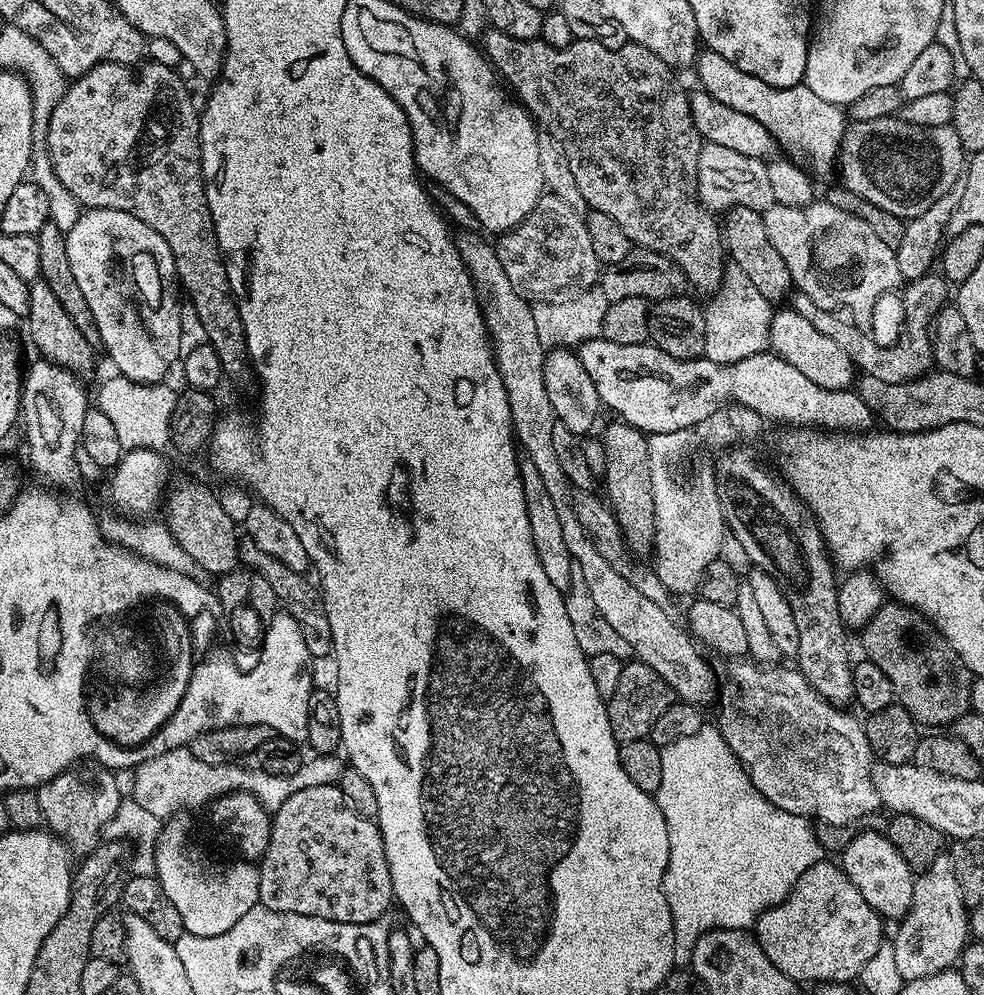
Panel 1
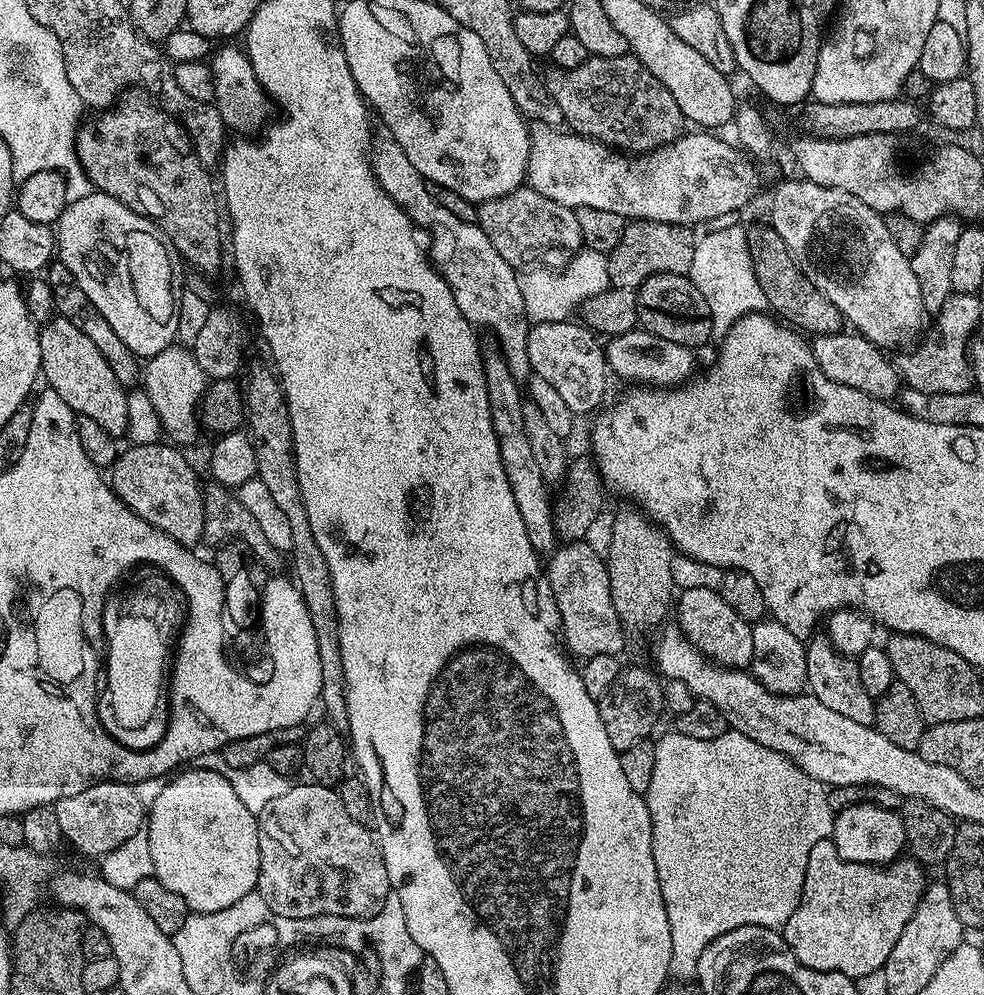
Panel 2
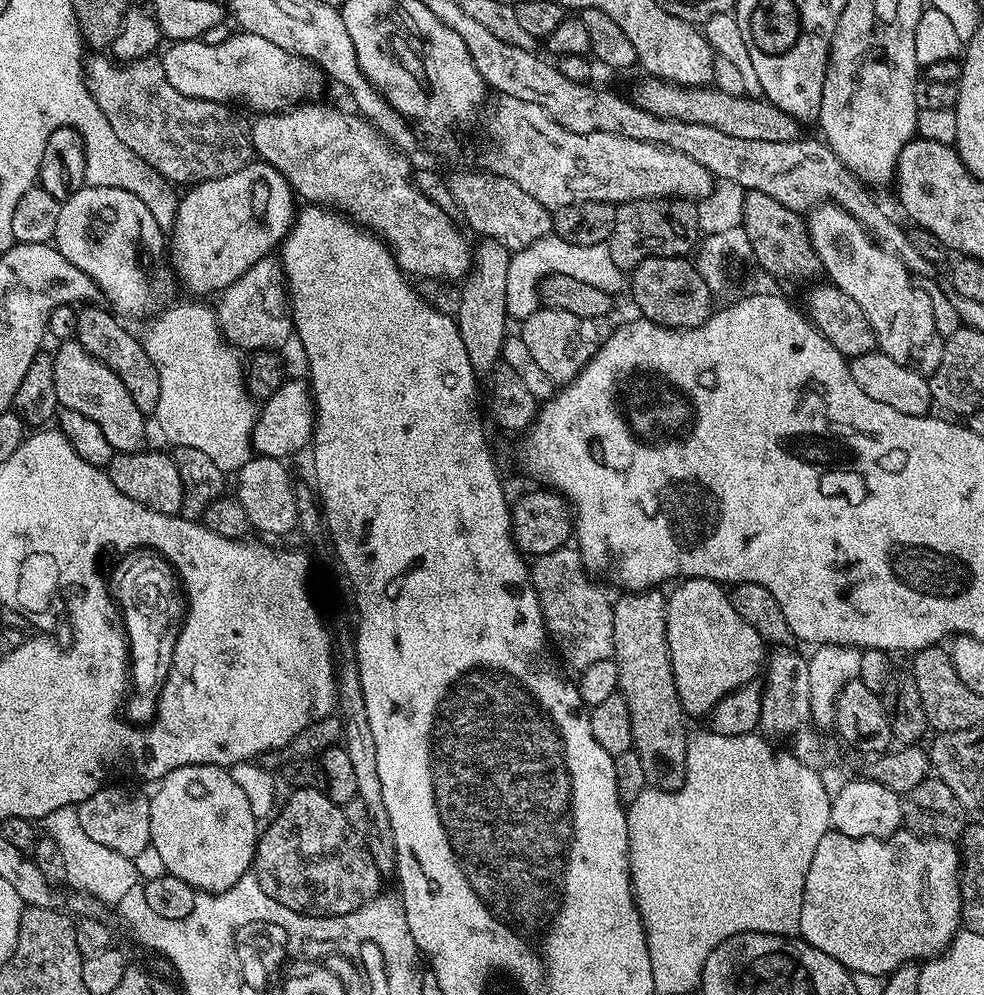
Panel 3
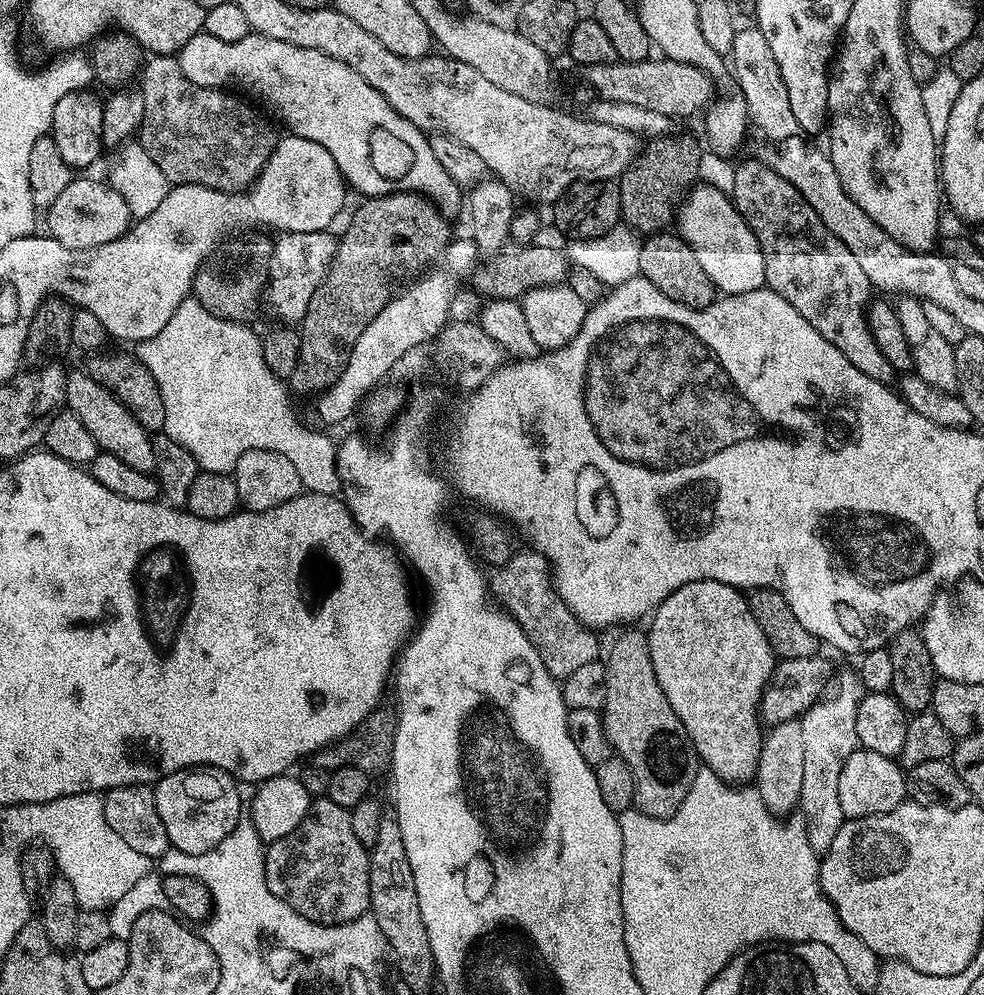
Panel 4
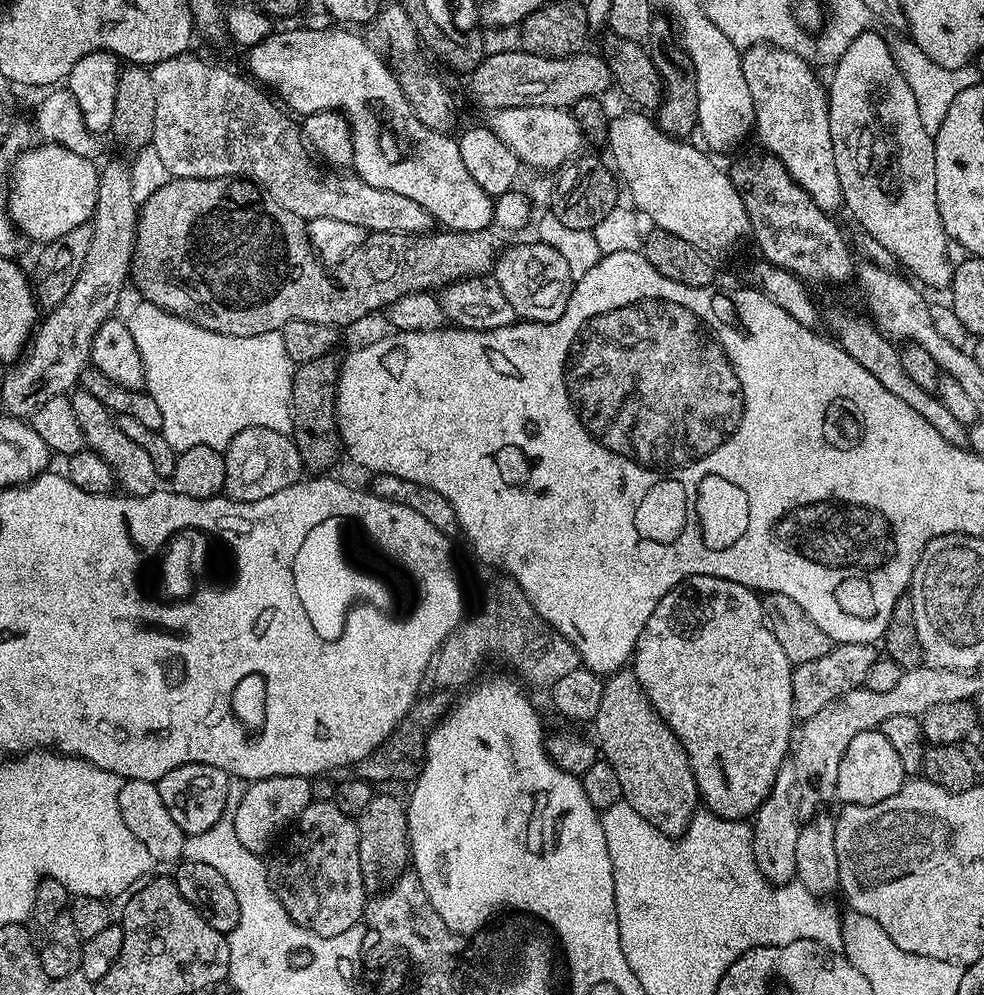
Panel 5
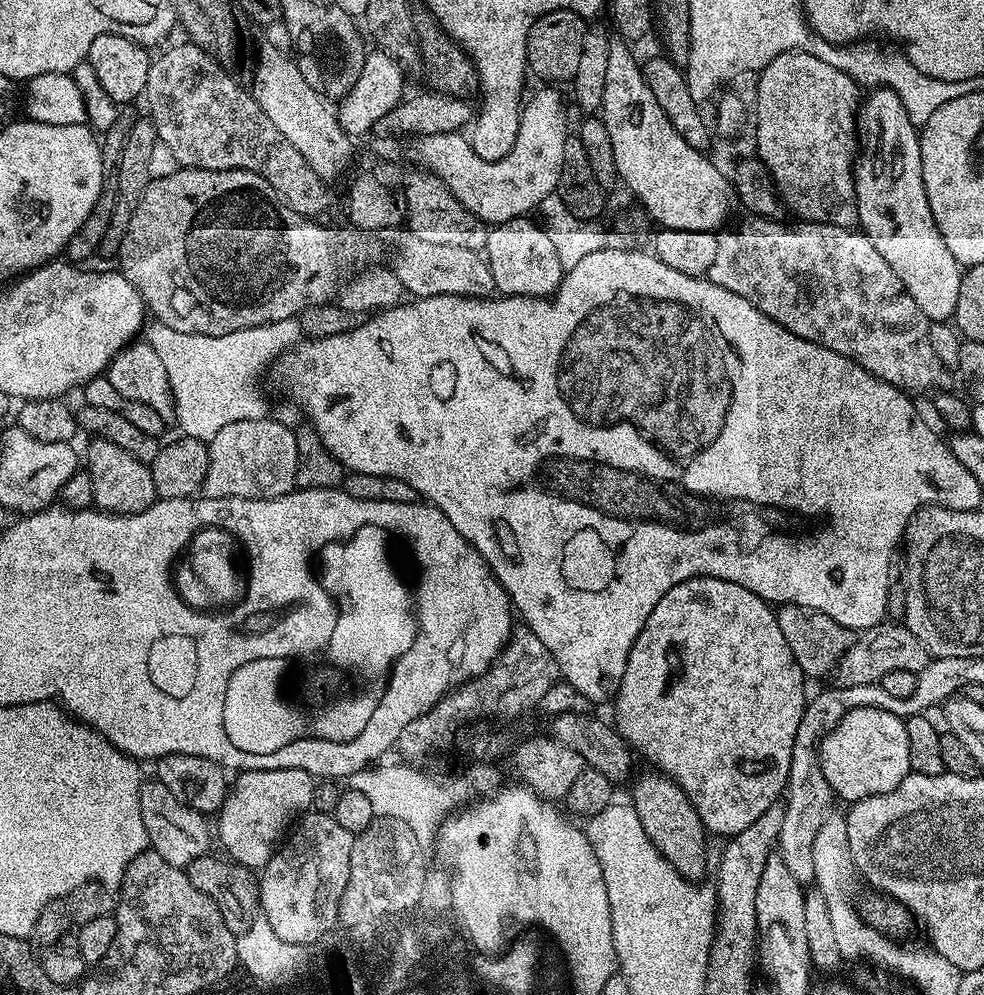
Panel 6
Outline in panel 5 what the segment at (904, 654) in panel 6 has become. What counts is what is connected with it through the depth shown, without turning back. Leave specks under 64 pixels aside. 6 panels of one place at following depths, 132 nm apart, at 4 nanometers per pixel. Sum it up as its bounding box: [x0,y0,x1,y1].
[792,644,878,721]

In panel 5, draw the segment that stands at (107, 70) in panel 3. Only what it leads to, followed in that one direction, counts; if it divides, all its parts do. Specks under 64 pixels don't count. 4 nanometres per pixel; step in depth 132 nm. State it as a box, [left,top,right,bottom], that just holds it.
[150,55,433,234]

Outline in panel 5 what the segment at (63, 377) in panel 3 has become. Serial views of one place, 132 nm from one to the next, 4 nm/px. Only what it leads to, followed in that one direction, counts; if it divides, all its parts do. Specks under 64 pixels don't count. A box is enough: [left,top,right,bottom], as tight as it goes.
[70,390,162,496]

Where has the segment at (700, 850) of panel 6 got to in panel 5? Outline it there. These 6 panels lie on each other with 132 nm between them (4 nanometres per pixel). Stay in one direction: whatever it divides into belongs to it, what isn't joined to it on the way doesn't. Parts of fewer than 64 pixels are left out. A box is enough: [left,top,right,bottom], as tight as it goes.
[594,671,700,838]

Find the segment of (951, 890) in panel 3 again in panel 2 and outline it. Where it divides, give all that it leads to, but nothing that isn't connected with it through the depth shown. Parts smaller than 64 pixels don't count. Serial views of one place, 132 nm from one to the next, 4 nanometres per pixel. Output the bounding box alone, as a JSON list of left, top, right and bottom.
[782,839,926,978]

